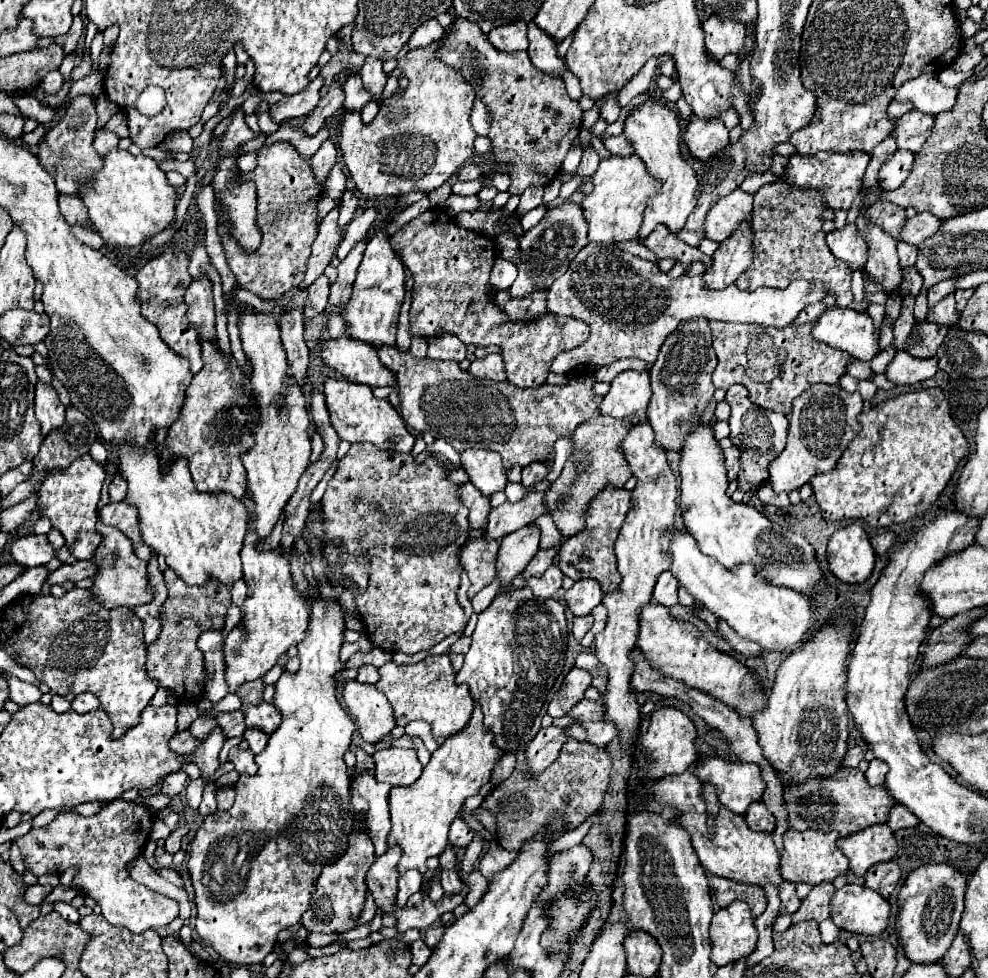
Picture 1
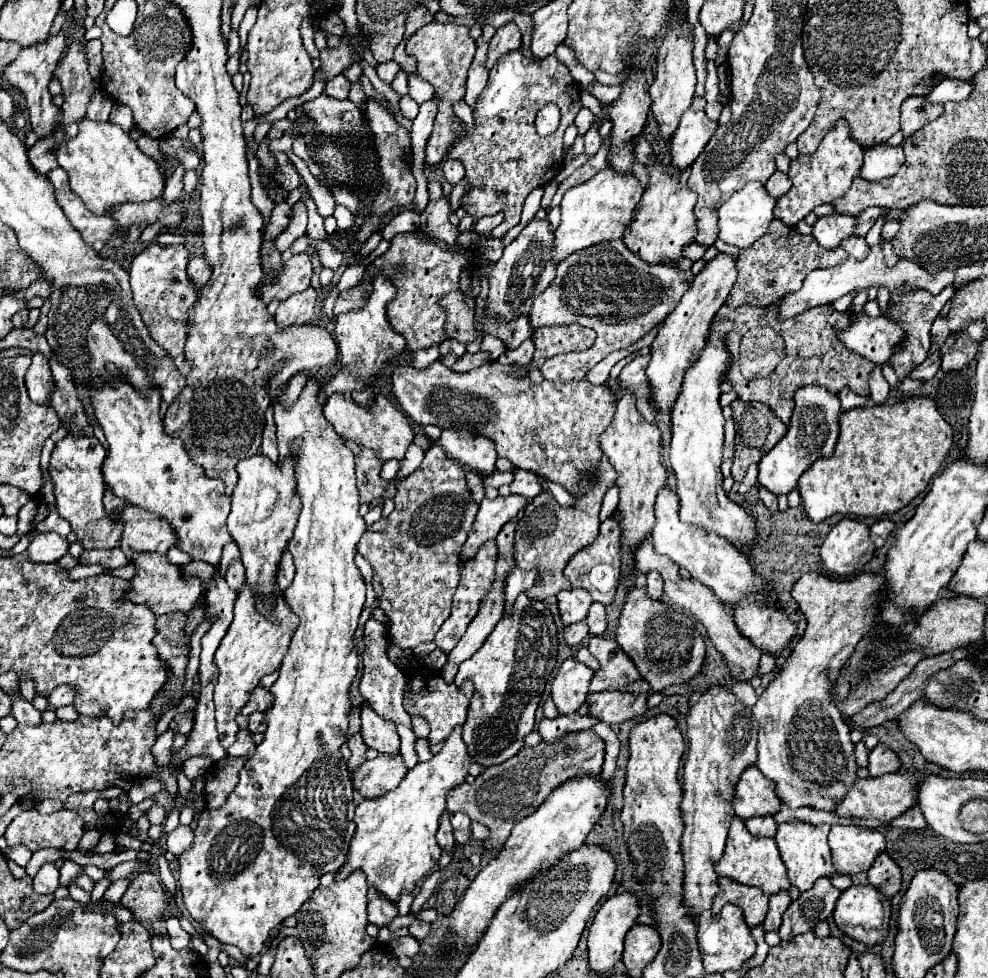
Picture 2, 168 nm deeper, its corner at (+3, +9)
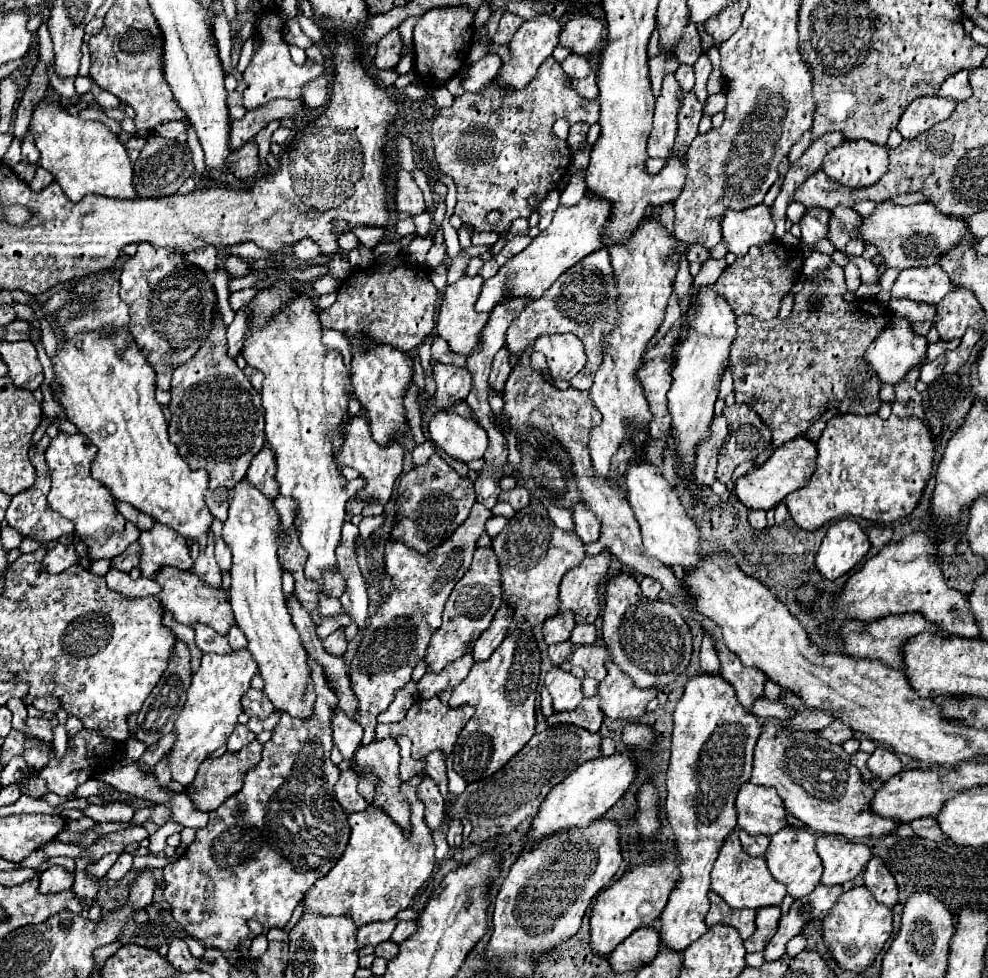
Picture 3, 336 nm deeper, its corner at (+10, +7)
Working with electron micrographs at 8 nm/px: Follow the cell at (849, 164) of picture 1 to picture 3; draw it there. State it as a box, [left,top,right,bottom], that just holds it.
[772,133,844,241]

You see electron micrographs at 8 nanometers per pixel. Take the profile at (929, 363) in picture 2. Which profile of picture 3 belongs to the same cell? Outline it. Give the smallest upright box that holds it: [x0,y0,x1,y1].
[920,355,946,383]

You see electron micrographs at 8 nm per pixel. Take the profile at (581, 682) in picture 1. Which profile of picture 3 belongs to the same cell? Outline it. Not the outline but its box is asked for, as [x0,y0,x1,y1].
[544,669,582,711]

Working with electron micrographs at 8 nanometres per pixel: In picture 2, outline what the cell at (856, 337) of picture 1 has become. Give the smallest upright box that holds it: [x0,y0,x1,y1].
[837,313,903,365]

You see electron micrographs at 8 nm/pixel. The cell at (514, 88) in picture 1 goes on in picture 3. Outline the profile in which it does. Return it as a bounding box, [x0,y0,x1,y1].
[432,57,600,231]

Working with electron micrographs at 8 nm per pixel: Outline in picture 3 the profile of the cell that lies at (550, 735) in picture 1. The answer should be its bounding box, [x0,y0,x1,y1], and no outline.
[548,697,604,733]

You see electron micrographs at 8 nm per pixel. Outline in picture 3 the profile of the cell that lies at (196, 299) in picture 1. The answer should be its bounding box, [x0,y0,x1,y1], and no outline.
[186,247,218,275]

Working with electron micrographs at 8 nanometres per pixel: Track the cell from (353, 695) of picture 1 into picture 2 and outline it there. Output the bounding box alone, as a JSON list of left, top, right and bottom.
[361,701,399,755]

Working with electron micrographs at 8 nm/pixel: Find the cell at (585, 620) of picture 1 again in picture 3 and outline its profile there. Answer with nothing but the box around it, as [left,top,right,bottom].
[548,641,572,667]

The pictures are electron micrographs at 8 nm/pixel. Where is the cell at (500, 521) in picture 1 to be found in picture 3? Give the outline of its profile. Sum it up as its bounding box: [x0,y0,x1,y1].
[348,503,492,745]

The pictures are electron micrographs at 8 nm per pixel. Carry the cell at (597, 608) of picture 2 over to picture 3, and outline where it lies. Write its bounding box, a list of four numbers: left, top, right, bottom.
[570,625,596,647]

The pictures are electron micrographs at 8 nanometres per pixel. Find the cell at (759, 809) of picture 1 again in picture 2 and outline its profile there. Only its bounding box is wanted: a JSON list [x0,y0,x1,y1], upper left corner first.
[745,815,777,837]

